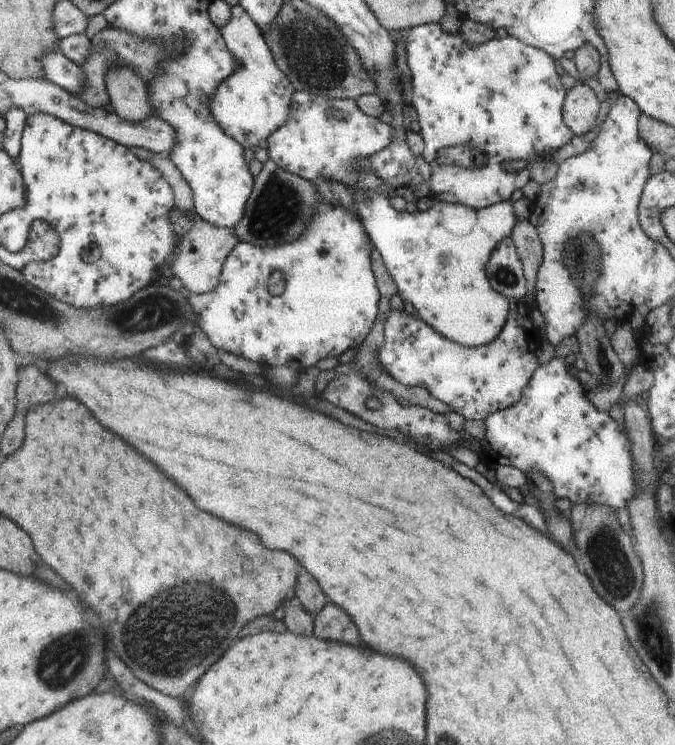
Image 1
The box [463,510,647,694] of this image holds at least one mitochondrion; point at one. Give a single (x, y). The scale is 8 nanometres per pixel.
(602, 546)

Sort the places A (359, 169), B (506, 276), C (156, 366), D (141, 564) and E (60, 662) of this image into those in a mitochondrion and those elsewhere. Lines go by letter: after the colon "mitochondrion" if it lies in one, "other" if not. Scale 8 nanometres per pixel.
A: other
B: mitochondrion
C: other
D: other
E: mitochondrion

